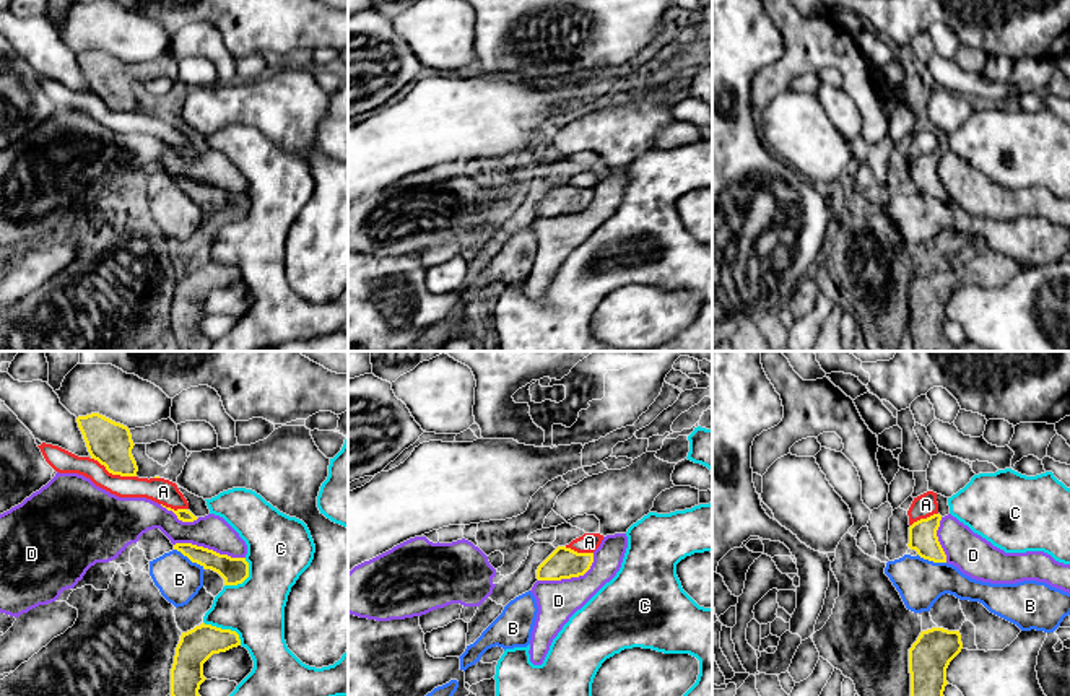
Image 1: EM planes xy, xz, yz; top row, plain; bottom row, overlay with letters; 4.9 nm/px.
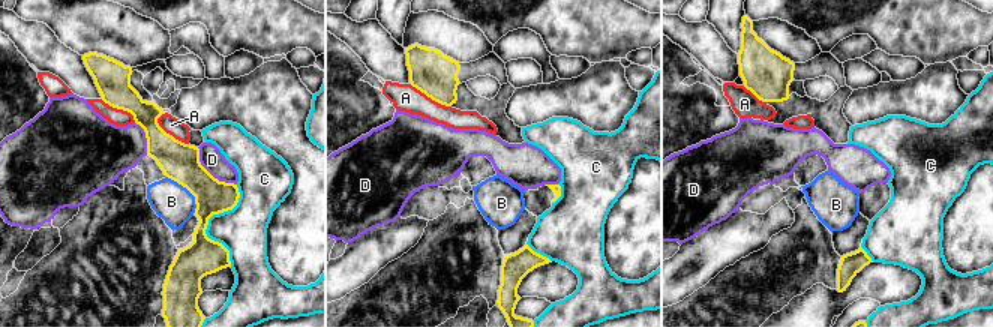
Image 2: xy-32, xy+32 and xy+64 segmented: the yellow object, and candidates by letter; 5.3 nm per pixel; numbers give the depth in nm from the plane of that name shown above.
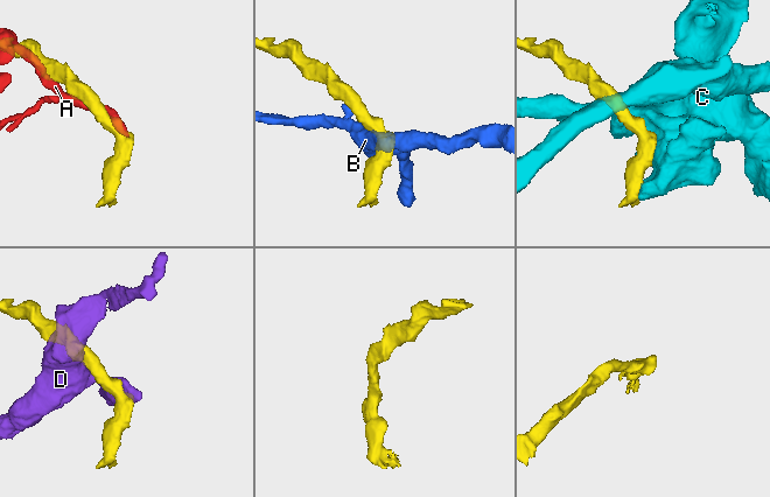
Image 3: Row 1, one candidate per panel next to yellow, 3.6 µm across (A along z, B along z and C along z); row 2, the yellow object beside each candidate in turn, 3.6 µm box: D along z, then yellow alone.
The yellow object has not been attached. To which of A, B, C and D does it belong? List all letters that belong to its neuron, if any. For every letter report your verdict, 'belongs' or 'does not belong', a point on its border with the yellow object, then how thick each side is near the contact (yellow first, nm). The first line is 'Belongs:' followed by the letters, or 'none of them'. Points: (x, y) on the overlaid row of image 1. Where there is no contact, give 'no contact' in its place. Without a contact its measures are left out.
Belongs: B
A: does not belong; meets yellow in xy at (114, 474); 220 nm thick on the yellow side, 120 nm on the other
B: belongs; meets yellow in xy at (189, 558); 130 nm thick on the yellow side, 220 nm on the other
C: does not belong; meets yellow in xy at (226, 630); 170 nm thick on the yellow side, 280 nm on the other
D: does not belong; meets yellow in xy at (210, 550); 130 nm thick on the yellow side, 170 nm on the other

